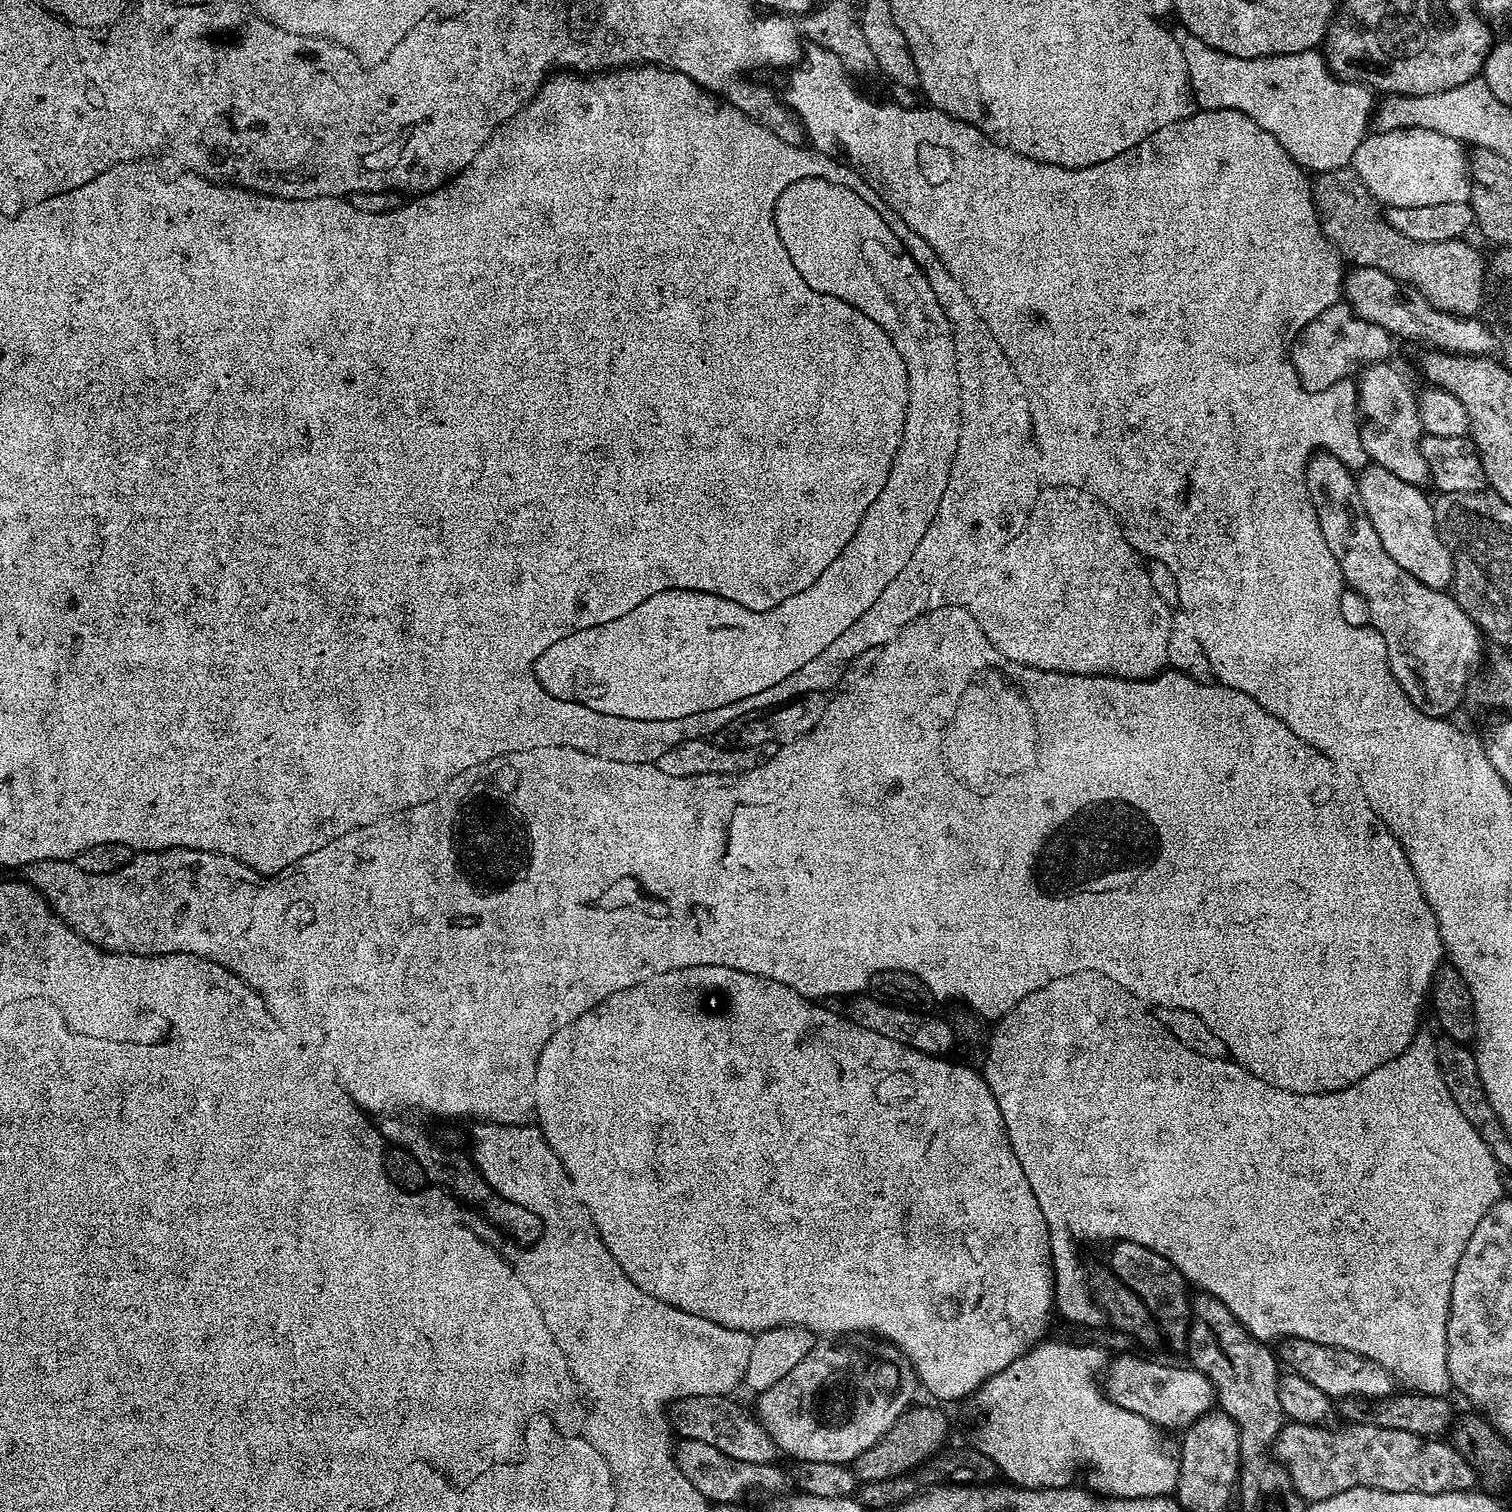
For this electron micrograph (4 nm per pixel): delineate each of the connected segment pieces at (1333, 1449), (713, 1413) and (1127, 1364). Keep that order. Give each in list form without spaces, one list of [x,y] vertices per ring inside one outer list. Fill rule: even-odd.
[[[1297,1422],[1285,1423],[1284,1429],[1276,1436],[1274,1445],[1274,1455],[1284,1468],[1290,1474],[1290,1478],[1294,1482],[1296,1492],[1306,1502],[1315,1502],[1317,1500],[1325,1500],[1334,1494],[1340,1494],[1342,1490],[1350,1490],[1351,1488],[1377,1488],[1378,1490],[1386,1490],[1387,1492],[1425,1492],[1426,1494],[1442,1494],[1443,1492],[1470,1492],[1477,1487],[1476,1479],[1478,1473],[1472,1467],[1472,1463],[1460,1453],[1455,1443],[1449,1442],[1444,1438],[1433,1438],[1430,1436],[1419,1436],[1412,1434],[1410,1430],[1402,1430],[1401,1428],[1387,1428],[1386,1426],[1378,1426],[1367,1422],[1348,1422],[1345,1428],[1328,1428],[1327,1423],[1322,1424],[1299,1424]]]
[[[695,1395],[694,1398],[677,1401],[670,1418],[675,1433],[681,1439],[709,1444],[735,1461],[751,1462],[754,1465],[773,1463],[777,1459],[778,1449],[769,1432],[753,1413],[747,1413],[731,1400],[728,1396]]]
[[[1117,1355],[1106,1372],[1107,1396],[1118,1406],[1140,1414],[1160,1430],[1186,1430],[1200,1416],[1213,1411],[1217,1403],[1216,1390],[1206,1374],[1191,1366],[1179,1368],[1176,1364],[1159,1364],[1156,1360],[1132,1355]]]

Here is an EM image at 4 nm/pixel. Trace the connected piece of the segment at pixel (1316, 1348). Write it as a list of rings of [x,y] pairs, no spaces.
[[[1308,1339],[1292,1340],[1289,1345],[1292,1350],[1292,1360],[1296,1366],[1295,1371],[1331,1399],[1361,1398],[1373,1400],[1389,1396],[1395,1391],[1393,1371],[1377,1360],[1368,1359],[1346,1347],[1332,1347],[1329,1344],[1314,1343]]]

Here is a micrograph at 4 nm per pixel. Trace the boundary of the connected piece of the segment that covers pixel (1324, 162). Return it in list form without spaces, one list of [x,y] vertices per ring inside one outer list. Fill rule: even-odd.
[[[1191,38],[1183,41],[1182,49],[1197,109],[1242,114],[1274,137],[1282,150],[1309,173],[1347,169],[1358,146],[1369,135],[1374,120],[1373,93],[1355,82],[1337,80],[1319,51],[1241,62],[1221,58]]]

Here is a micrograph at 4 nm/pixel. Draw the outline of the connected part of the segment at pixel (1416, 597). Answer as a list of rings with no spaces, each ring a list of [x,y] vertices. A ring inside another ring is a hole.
[[[1327,454],[1313,456],[1308,464],[1308,493],[1316,507],[1326,546],[1330,546],[1330,554],[1334,554],[1347,587],[1351,591],[1353,588],[1368,603],[1368,612],[1372,615],[1371,627],[1380,632],[1388,644],[1388,661],[1396,675],[1396,681],[1402,686],[1402,690],[1406,690],[1414,706],[1418,706],[1426,714],[1451,717],[1451,712],[1460,703],[1465,703],[1468,686],[1482,668],[1486,647],[1484,648],[1485,641],[1480,629],[1466,614],[1466,610],[1458,606],[1455,595],[1418,582],[1414,574],[1402,570],[1402,566],[1398,566],[1398,562],[1394,562],[1394,558],[1386,554],[1386,546],[1382,546],[1382,538],[1378,538],[1378,530],[1374,530],[1374,522],[1370,522],[1370,514],[1366,514],[1360,481],[1343,460]]]

